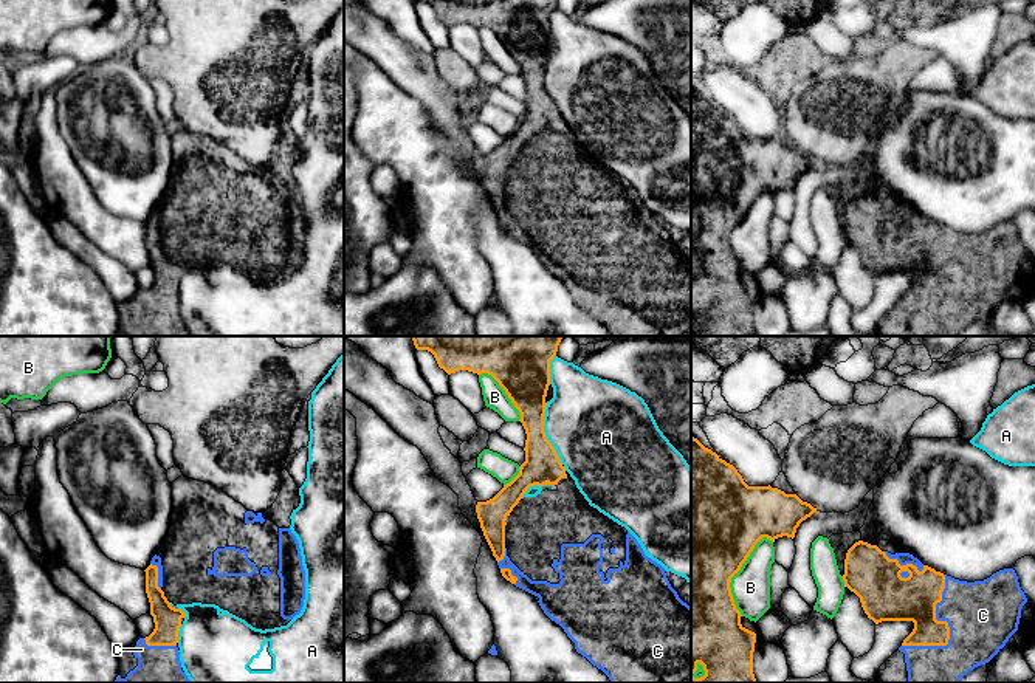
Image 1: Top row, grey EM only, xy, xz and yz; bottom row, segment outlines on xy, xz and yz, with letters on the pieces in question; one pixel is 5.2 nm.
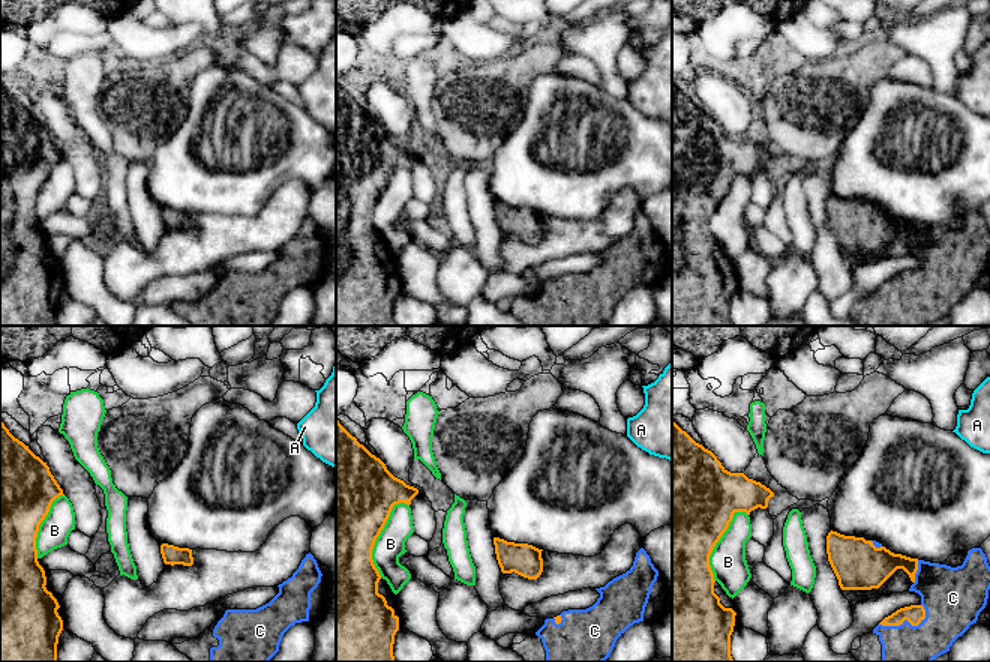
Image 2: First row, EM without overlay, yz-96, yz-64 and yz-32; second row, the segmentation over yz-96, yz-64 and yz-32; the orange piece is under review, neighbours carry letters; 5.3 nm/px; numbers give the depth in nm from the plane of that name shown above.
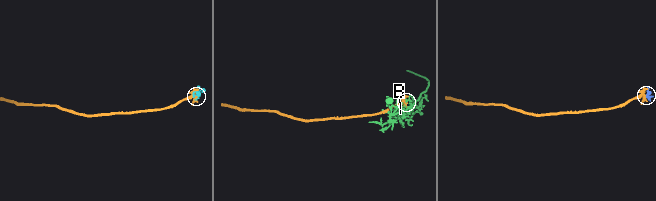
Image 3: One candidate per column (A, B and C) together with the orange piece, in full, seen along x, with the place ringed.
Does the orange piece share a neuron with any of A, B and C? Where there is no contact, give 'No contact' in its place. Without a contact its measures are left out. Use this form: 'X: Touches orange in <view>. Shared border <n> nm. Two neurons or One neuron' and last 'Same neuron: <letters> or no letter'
A: Touches orange in xz. Shared border 340 nm. Two neurons
B: Touches orange in yz. Shared border 440 nm. Two neurons
C: Touches orange in yz. Shared border 440 nm. One neuron
Same neuron: C

